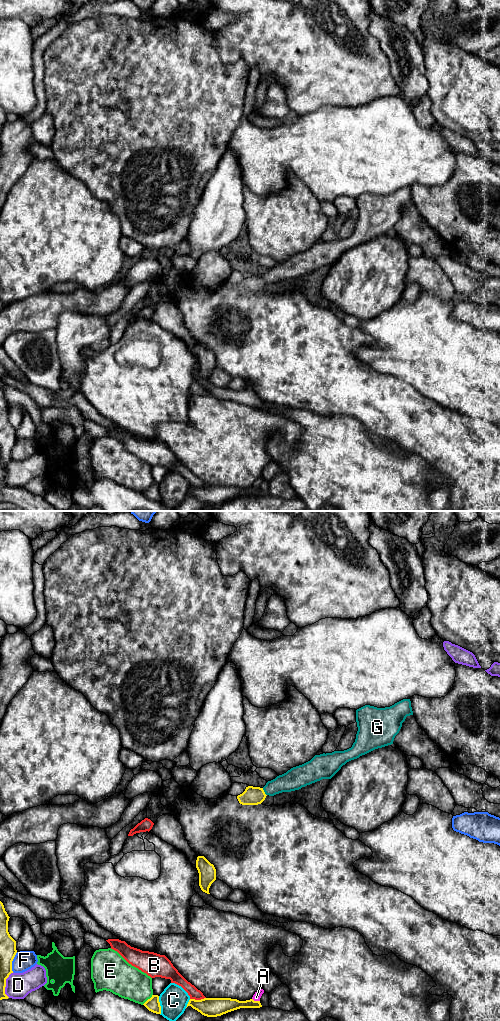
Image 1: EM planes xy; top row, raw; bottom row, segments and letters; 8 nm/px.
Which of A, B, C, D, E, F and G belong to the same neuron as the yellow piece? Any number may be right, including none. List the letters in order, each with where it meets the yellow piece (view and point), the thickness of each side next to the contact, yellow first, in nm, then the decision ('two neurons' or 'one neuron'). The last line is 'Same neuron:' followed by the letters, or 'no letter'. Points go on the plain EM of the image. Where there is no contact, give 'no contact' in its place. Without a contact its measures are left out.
A: xy (256, 489) | 120/60 nm | two neurons
B: xy (197, 488) | 160/90 nm | two neurons
C: xy (159, 493) | 110/220 nm | two neurons
D: xy (5, 472) | 130/200 nm | two neurons
E: xy (148, 487) | 110/260 nm | two neurons
F: xy (11, 450) | 130/160 nm | two neurons
G: xy (264, 280) | 140/170 nm | one neuron
Same neuron: G

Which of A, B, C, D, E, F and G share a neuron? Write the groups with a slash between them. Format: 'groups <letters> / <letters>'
groups A / B / C / D / E / F / G

